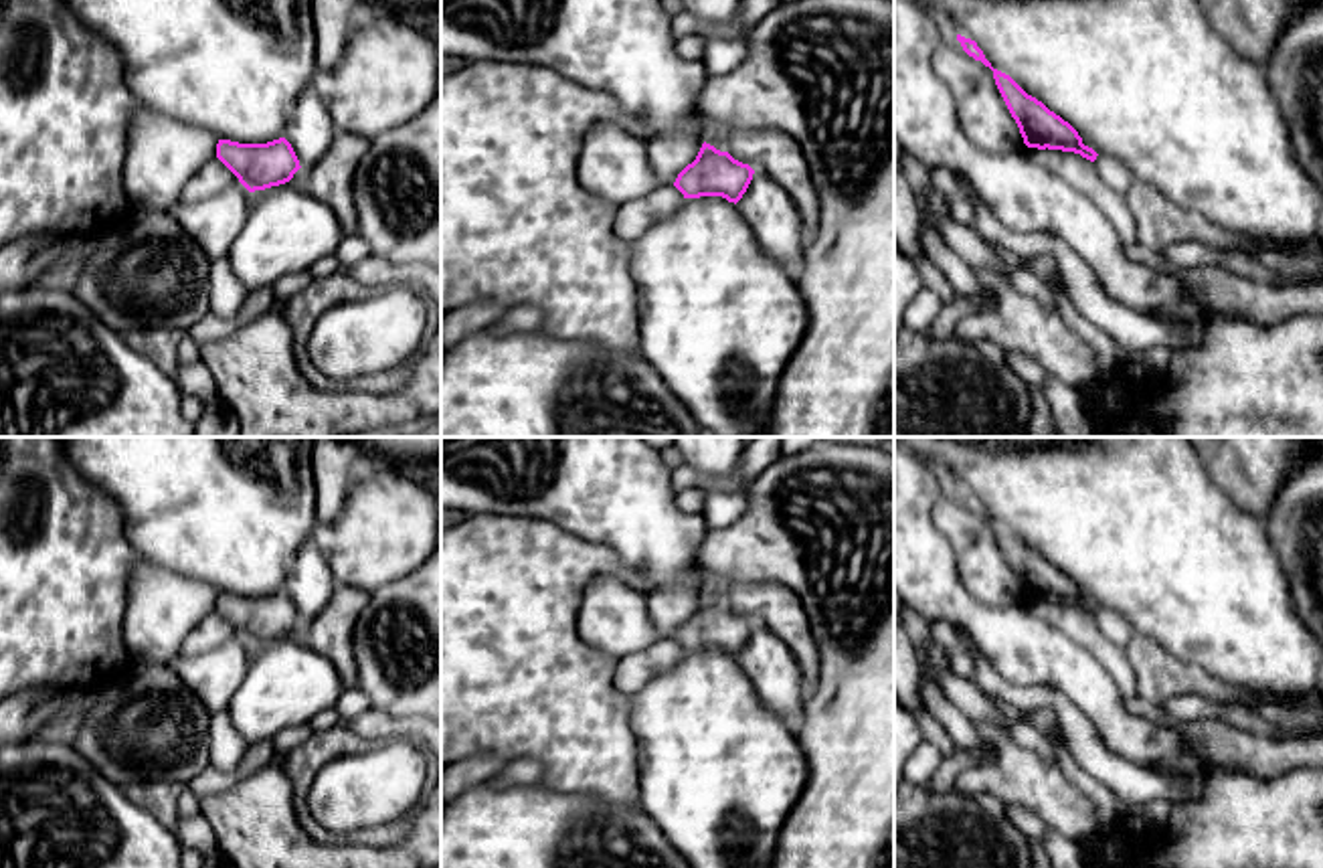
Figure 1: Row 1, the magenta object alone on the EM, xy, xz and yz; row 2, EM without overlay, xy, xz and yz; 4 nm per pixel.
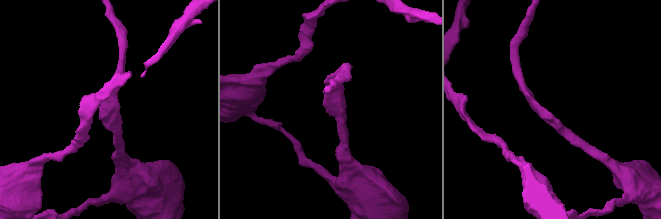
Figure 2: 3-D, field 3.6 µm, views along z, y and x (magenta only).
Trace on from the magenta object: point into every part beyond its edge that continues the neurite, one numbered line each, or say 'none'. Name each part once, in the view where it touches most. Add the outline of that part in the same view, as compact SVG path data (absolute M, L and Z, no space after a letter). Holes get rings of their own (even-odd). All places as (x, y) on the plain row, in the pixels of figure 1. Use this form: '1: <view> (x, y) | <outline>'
none

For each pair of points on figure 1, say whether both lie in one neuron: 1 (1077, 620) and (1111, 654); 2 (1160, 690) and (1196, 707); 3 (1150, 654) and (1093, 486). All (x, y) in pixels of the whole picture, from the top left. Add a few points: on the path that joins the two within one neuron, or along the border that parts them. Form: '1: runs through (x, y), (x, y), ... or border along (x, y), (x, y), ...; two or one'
1: runs through (1083, 628), (1103, 648); one
2: border along (1218, 701), (1174, 695), (1162, 707); two
3: border along (1133, 632), (1156, 640), (1184, 662); two

